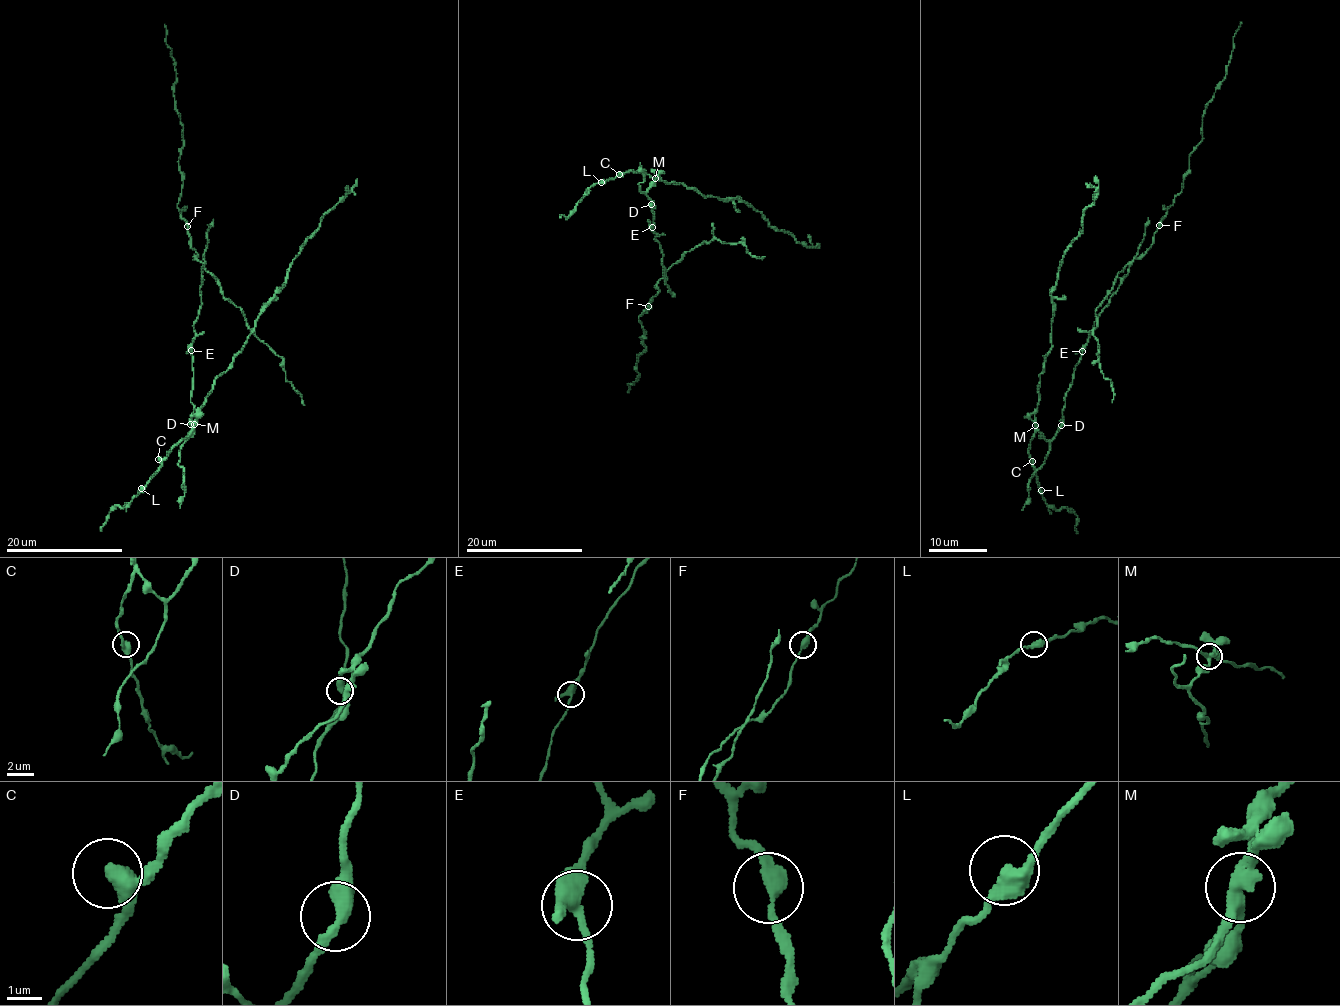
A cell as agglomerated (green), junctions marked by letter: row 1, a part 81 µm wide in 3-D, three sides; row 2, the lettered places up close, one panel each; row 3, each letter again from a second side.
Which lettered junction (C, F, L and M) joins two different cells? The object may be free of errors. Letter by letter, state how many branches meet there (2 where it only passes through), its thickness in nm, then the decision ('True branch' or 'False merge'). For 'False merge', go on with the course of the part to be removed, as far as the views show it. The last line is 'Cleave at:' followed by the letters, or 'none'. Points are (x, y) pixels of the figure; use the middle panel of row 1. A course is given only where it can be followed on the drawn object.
C: Branches: 2. Thickness 400 nm. True branch
F: Branches: 2. Thickness 360 nm. True branch
L: Branches: 2. Thickness 400 nm. True branch
M: Branches: 4. Thickness 320 nm. False merge. Course of the part to remove: (655, 179), (646, 195), (654, 207), (653, 225), (662, 253), (663, 274), (669, 292), (675, 295)
Cleave at: M

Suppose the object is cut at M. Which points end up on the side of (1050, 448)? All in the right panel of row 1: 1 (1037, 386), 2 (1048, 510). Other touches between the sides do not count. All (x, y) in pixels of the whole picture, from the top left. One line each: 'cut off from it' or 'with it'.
1: cut off from it
2: cut off from it

